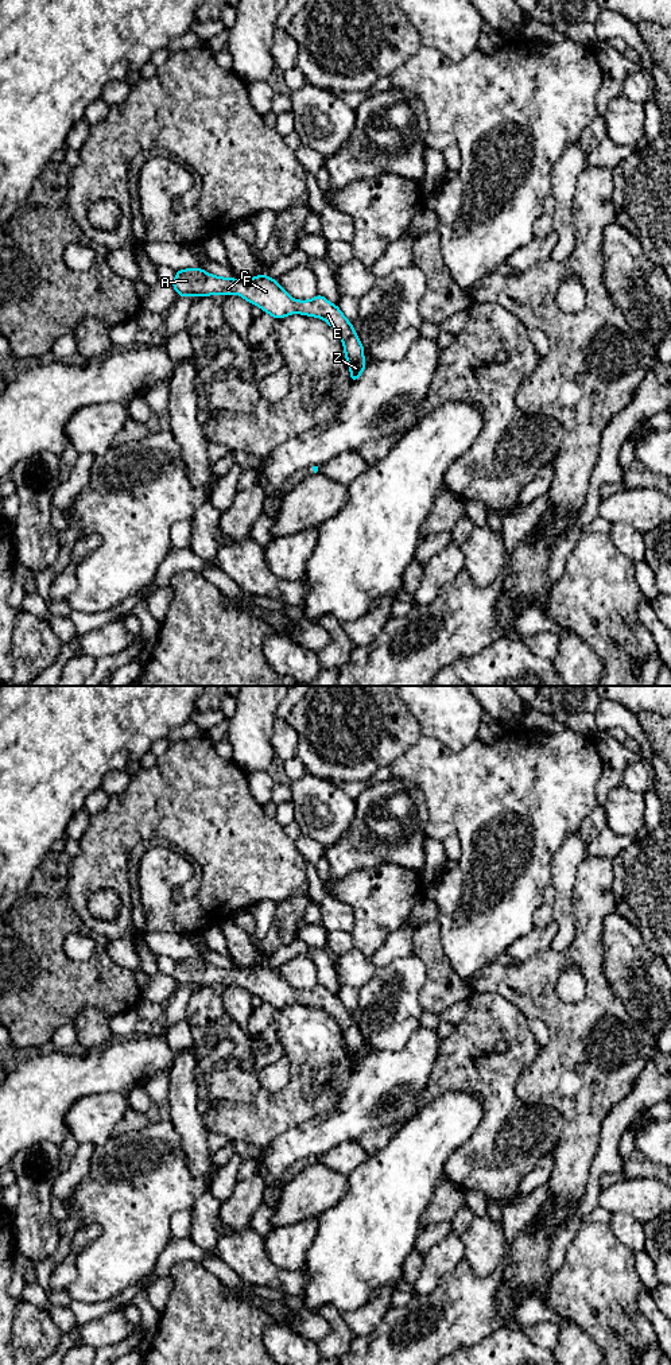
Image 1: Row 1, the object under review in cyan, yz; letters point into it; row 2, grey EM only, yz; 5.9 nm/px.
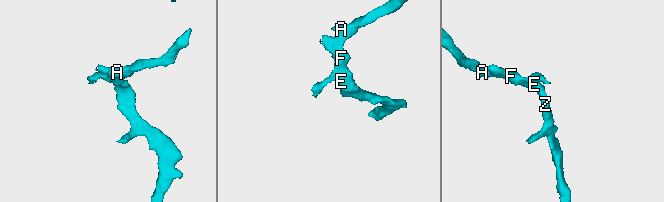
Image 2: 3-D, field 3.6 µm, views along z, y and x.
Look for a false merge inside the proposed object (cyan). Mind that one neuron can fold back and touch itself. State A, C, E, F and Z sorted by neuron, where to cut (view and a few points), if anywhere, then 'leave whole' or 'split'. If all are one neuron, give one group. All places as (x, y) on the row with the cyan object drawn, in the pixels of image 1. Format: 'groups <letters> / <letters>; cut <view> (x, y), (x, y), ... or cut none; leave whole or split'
groups A C E F Z; cut none; leave whole

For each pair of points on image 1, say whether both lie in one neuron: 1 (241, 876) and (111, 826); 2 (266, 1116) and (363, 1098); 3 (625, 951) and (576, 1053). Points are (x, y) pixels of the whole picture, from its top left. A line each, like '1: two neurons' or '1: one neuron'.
1: one neuron
2: two neurons
3: two neurons

